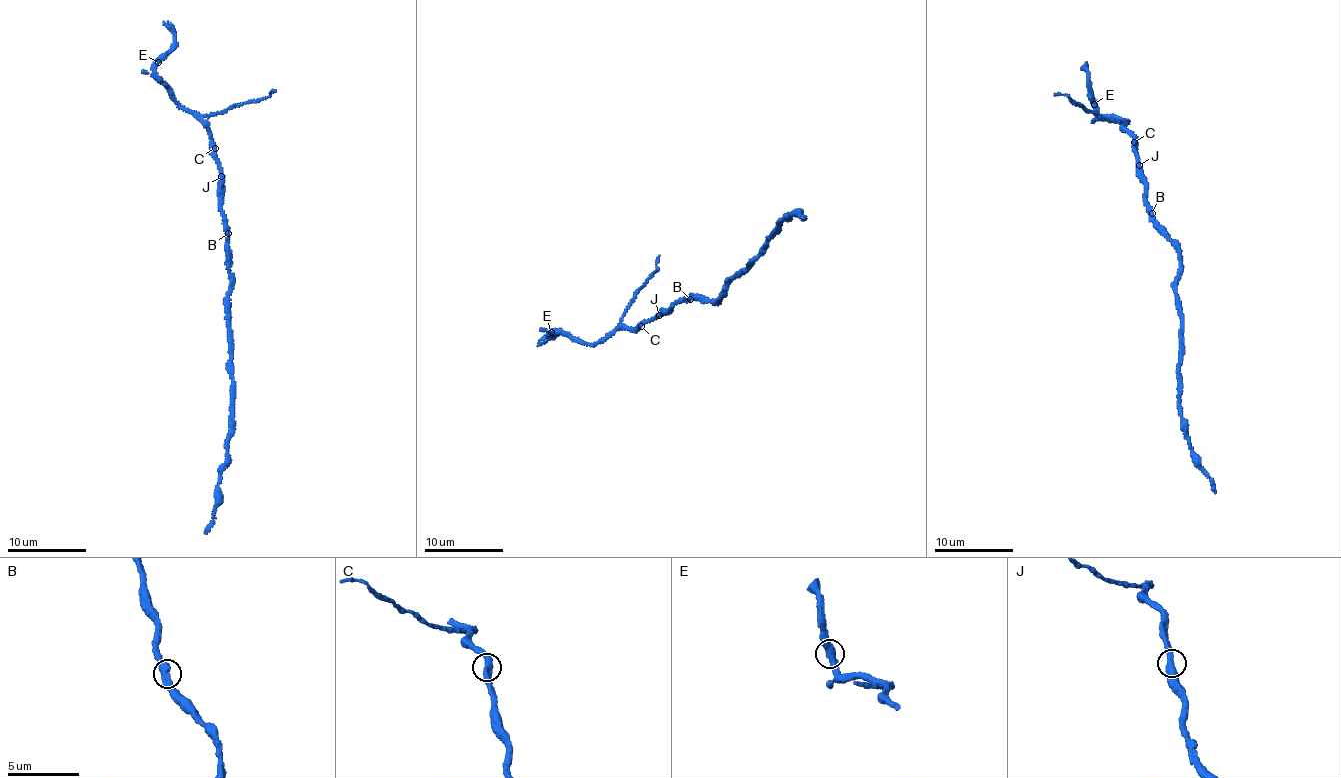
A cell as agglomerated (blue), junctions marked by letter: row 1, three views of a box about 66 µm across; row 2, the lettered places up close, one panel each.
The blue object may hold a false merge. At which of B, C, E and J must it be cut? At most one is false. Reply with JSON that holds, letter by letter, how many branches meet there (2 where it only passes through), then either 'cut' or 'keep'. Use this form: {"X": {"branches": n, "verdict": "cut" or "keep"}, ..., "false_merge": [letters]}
{"B": {"branches": 2, "verdict": "keep"}, "C": {"branches": 2, "verdict": "keep"}, "E": {"branches": 2, "verdict": "keep"}, "J": {"branches": 2, "verdict": "keep"}, "false_merge": []}

